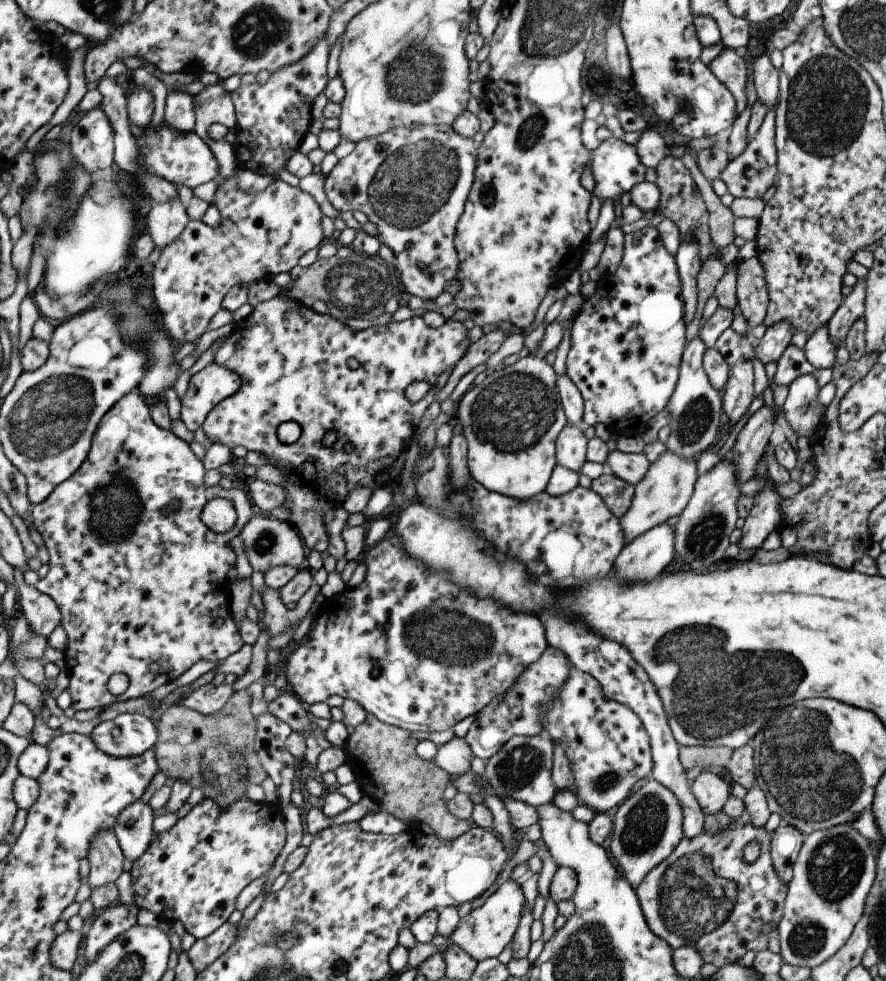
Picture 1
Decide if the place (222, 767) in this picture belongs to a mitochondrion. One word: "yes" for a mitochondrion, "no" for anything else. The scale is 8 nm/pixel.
yes

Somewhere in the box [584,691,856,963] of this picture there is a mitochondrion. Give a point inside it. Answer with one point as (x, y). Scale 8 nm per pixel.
(697, 899)

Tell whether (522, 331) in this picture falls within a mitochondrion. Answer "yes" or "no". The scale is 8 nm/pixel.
no

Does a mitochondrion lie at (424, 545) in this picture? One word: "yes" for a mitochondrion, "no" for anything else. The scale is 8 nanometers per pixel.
no

